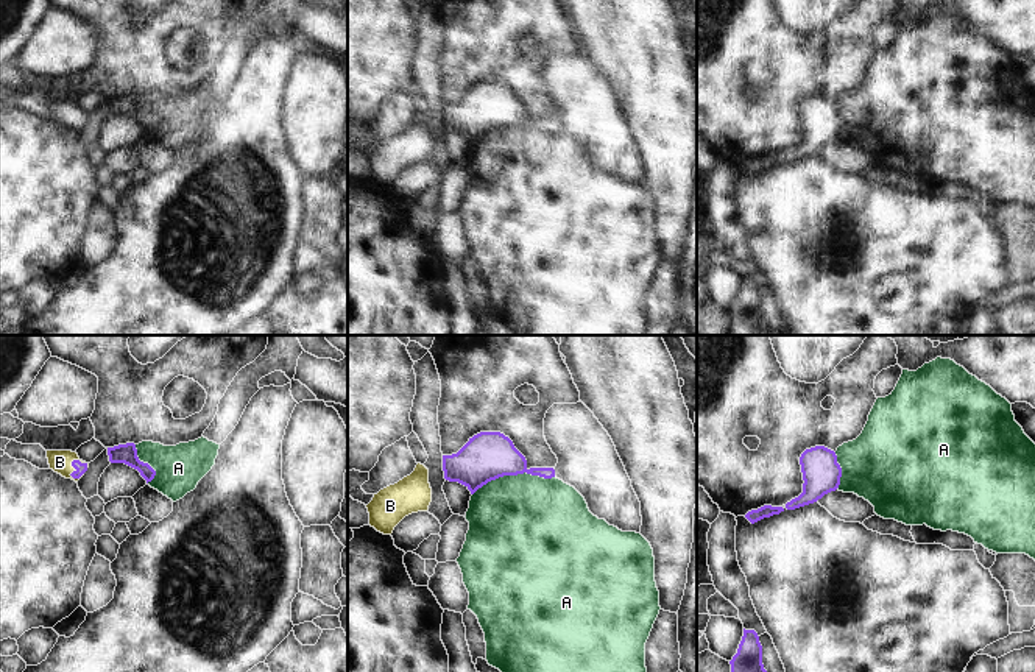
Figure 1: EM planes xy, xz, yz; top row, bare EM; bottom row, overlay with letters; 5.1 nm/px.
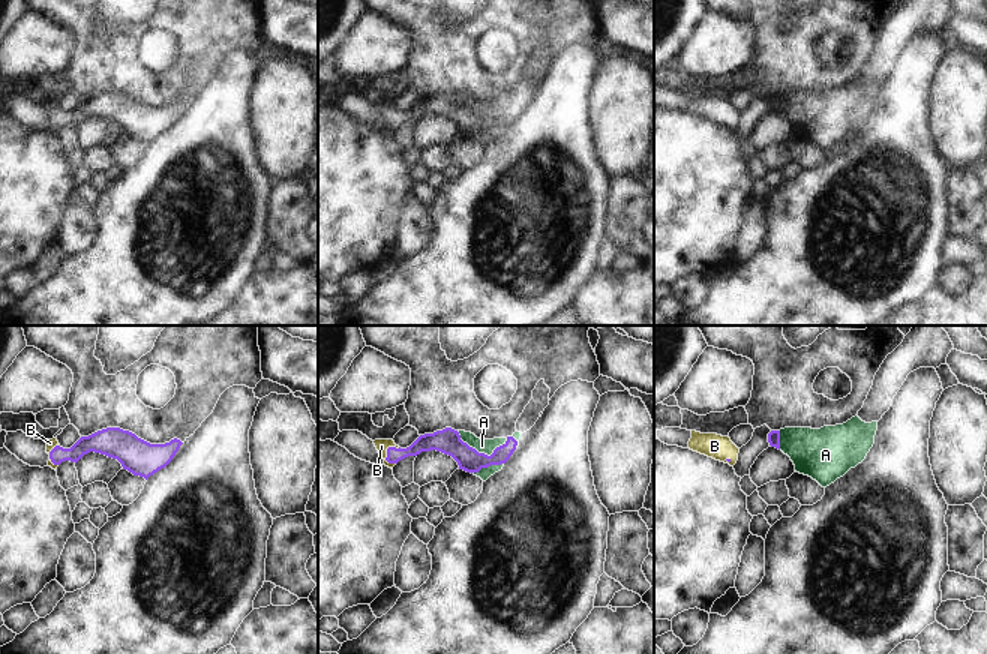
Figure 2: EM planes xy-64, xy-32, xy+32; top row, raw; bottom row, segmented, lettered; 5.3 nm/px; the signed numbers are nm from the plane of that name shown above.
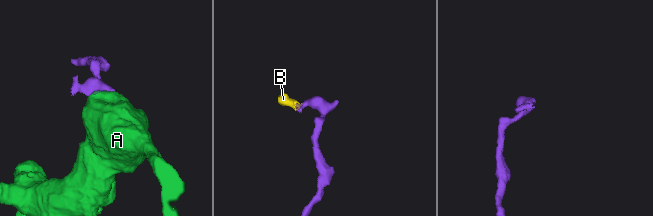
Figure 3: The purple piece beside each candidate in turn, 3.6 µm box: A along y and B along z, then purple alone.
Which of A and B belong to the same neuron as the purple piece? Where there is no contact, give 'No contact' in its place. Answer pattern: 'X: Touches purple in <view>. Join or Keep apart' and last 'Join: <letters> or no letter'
A: Touches purple in xz. Keep apart
B: Touches purple in xy. Join
Join: B.

